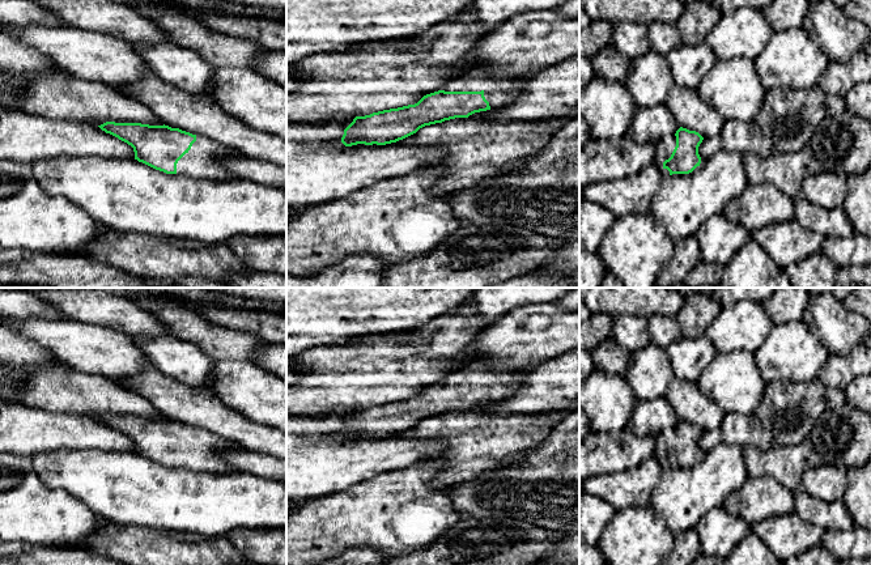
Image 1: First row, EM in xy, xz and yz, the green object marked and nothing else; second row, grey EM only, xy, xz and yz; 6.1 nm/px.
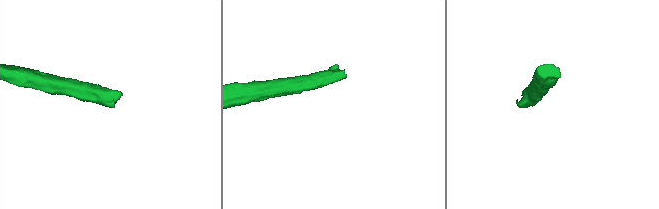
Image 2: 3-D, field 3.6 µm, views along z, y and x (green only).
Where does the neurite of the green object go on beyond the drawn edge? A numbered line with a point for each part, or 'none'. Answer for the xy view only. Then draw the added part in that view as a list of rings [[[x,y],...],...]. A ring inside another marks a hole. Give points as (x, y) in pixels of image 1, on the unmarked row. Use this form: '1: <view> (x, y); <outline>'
1: xy (204, 453); [[[196,428],[196,434],[191,442],[178,454],[177,467],[199,472],[231,472],[234,470],[226,463],[222,455],[228,450],[242,449],[237,443]]]

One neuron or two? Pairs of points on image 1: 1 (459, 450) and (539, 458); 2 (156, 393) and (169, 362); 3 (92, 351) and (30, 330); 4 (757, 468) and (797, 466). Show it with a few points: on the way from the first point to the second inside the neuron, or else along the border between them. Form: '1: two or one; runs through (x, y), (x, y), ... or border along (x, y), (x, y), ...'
1: two; border along (547, 436), (518, 462), (496, 468)
2: two; border along (152, 366), (171, 378), (192, 386)
3: one; runs through (76, 344), (46, 332)
4: one; runs through (767, 466), (787, 466)

